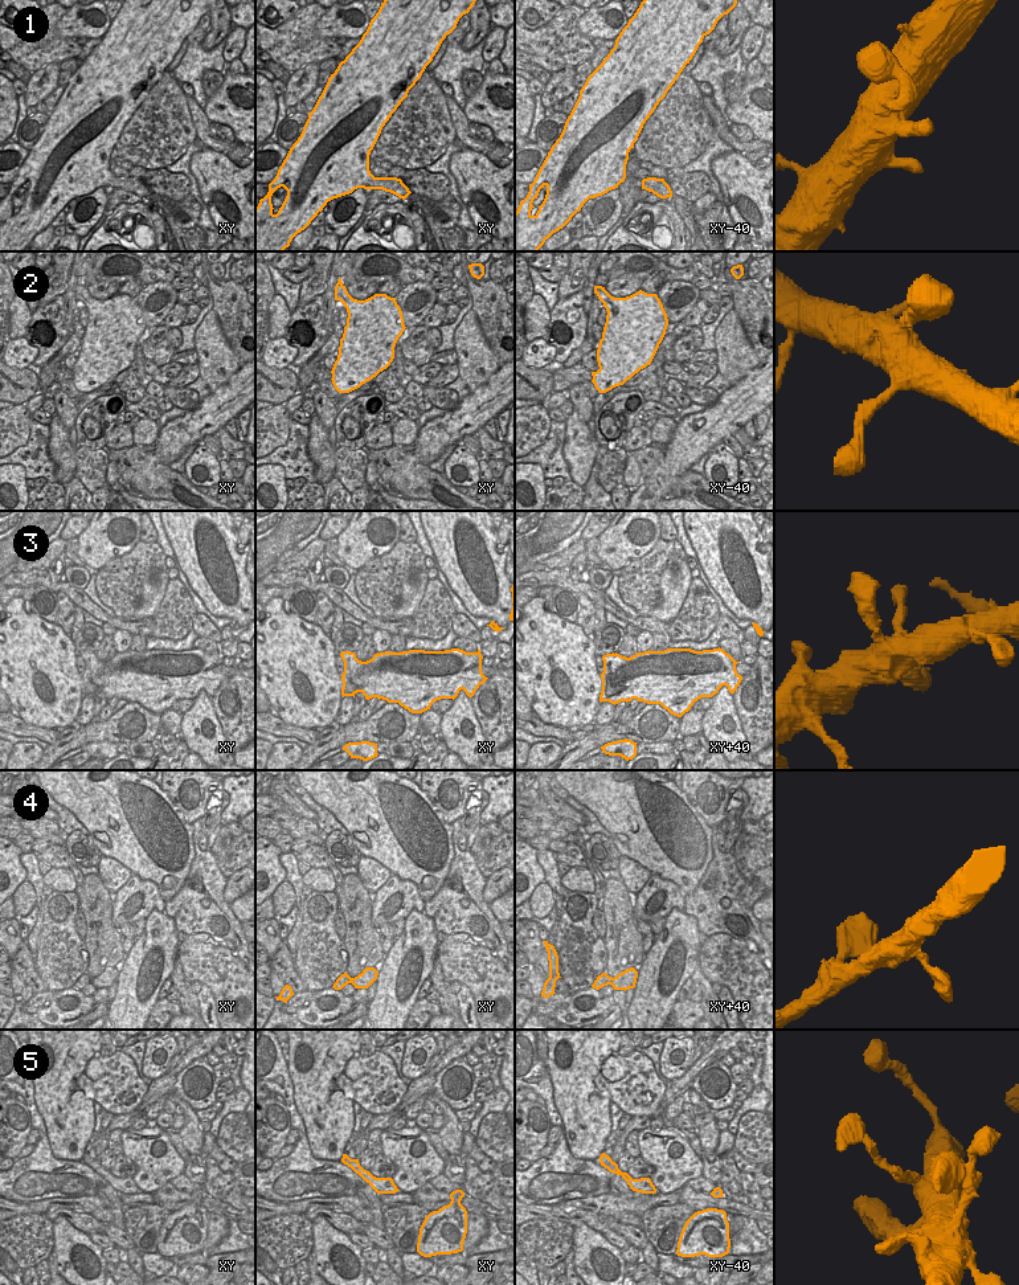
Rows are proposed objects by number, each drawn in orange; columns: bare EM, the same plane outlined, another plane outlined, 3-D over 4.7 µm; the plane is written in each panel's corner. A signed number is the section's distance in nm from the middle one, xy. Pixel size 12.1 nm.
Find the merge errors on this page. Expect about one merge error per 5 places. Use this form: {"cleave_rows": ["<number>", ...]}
{"cleave_rows": []}

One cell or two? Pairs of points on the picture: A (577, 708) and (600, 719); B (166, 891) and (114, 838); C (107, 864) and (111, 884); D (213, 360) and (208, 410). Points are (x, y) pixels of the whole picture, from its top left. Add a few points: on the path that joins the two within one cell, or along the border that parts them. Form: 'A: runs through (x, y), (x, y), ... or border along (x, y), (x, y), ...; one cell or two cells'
A: border along (601, 703), (592, 723); two cells
B: runs through (160, 876), (129, 844); one cell
C: runs through (109, 870), (111, 879); one cell
D: border along (234, 372), (211, 393); two cells

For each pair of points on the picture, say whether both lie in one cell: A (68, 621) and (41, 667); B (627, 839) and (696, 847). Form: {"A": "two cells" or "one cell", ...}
{"A": "two cells", "B": "one cell"}

